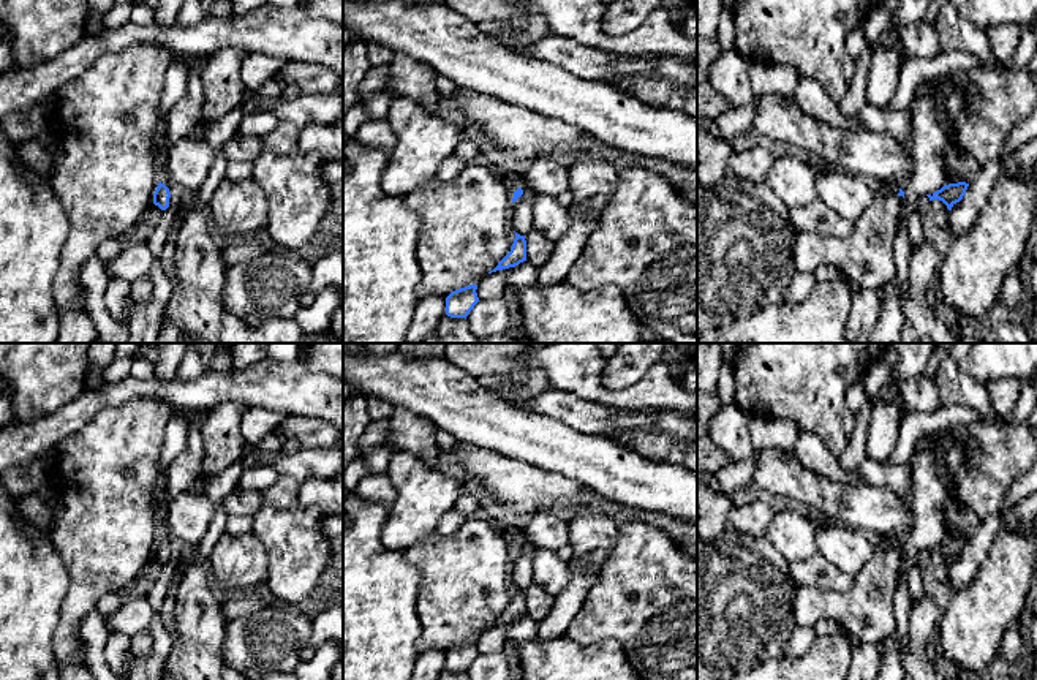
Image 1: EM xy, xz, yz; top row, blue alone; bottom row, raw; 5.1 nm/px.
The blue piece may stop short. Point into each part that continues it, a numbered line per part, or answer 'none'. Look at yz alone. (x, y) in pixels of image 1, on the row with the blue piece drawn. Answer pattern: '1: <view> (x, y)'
1: yz (867, 256)

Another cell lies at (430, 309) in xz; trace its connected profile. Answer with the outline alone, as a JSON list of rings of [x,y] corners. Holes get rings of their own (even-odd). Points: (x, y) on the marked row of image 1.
[[[420,296],[409,324],[408,343],[419,343],[420,340],[436,334],[438,324],[444,316],[446,296]]]

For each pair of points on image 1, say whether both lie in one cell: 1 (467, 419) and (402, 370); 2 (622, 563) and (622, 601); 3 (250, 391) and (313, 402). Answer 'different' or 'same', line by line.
1: same
2: same
3: same

